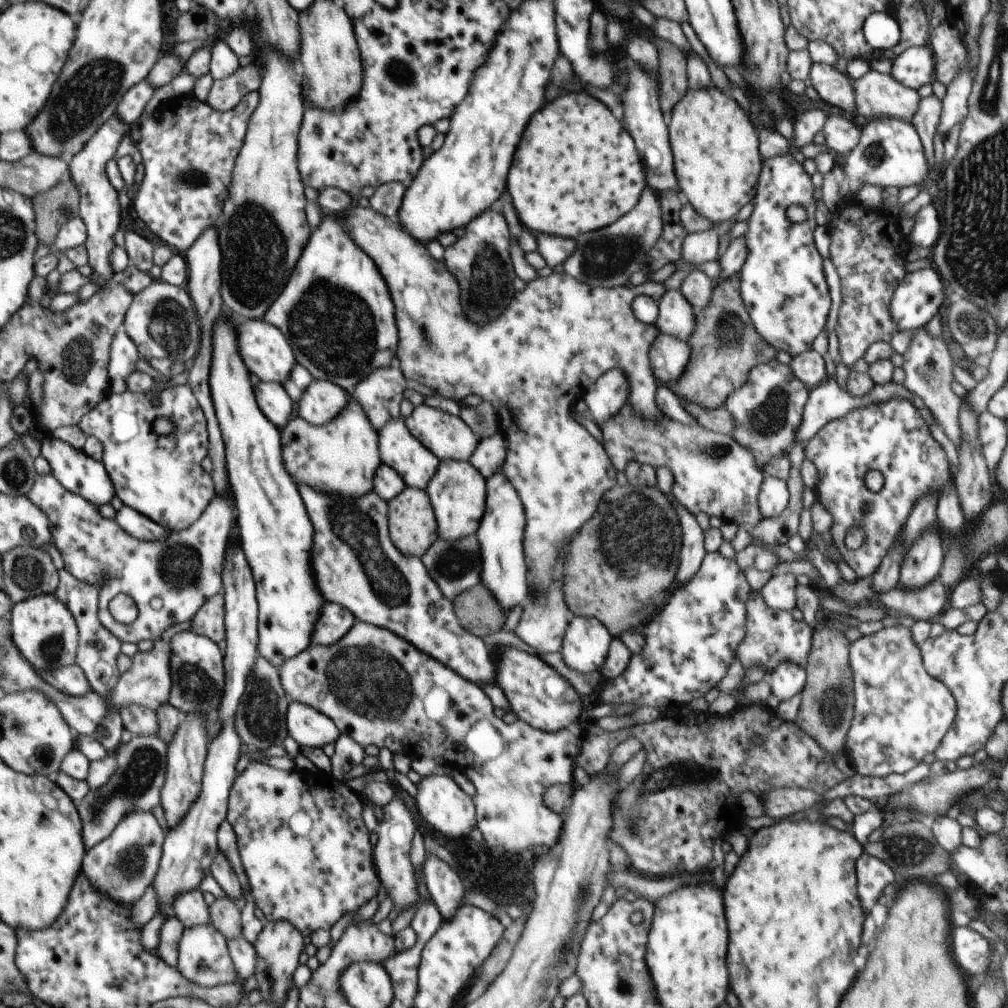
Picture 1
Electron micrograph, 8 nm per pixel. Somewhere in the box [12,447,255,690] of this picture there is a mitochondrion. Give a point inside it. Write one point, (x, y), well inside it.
(178, 566)

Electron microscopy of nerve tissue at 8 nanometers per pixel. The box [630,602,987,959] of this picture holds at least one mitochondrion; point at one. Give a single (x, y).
(909, 849)

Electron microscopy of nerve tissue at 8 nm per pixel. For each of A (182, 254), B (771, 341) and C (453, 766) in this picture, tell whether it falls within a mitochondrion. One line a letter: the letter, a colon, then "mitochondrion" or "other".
A: other
B: other
C: other

